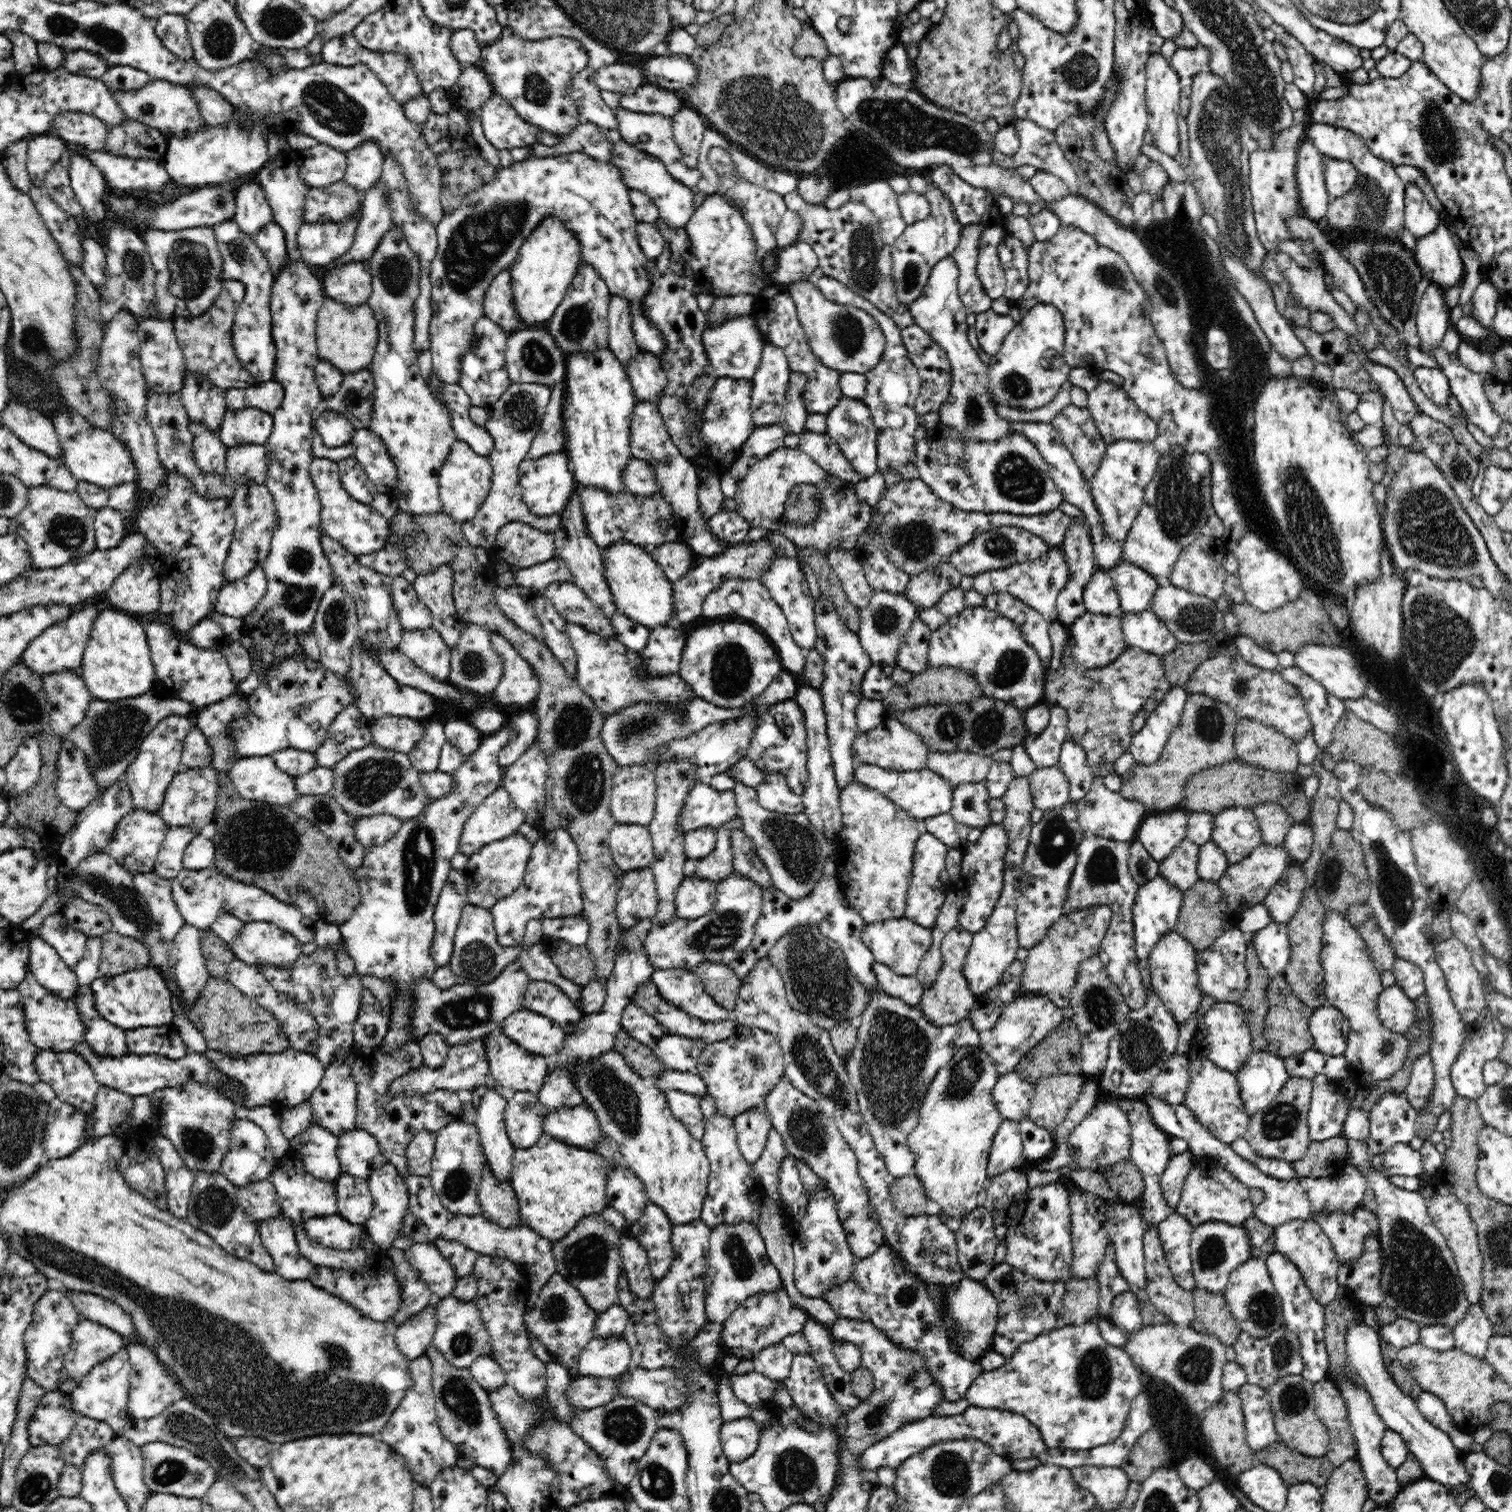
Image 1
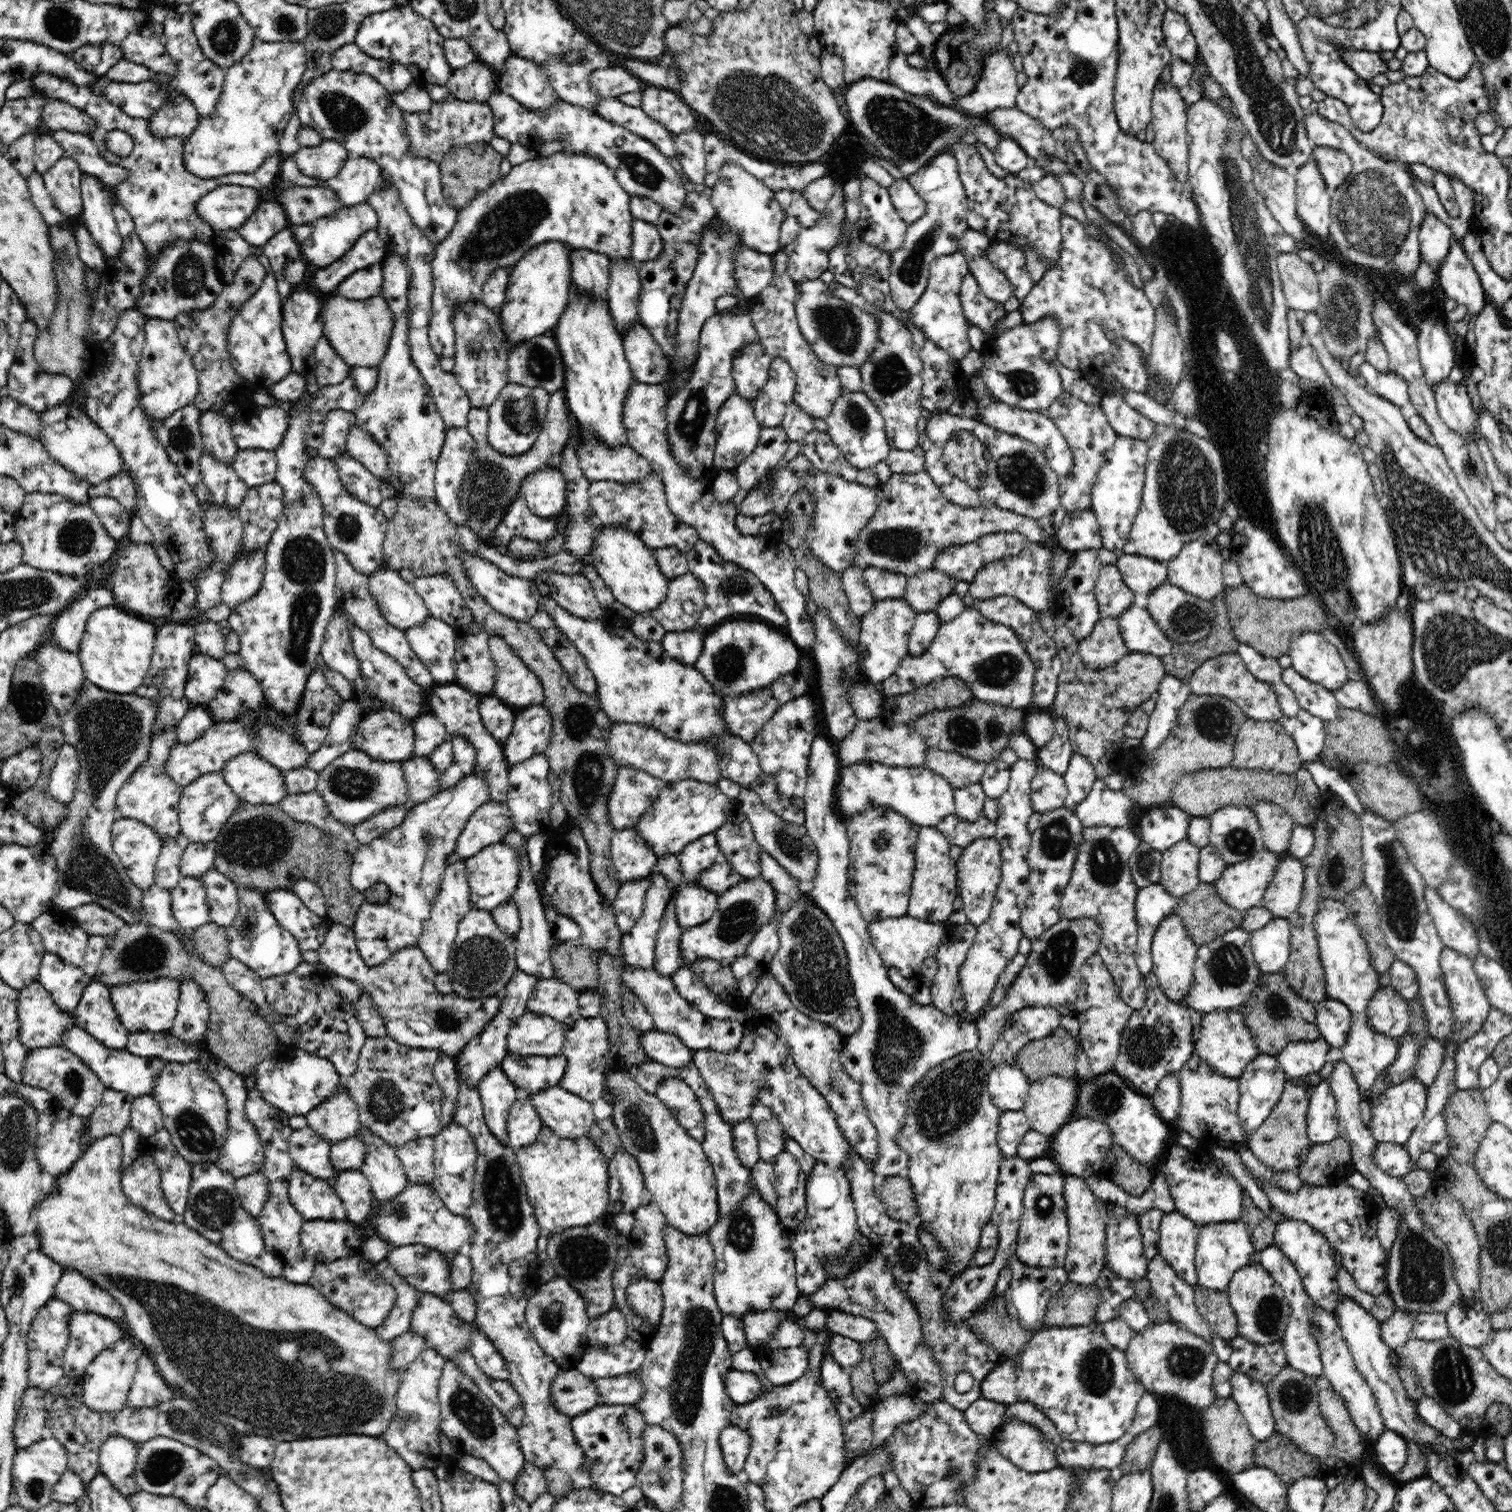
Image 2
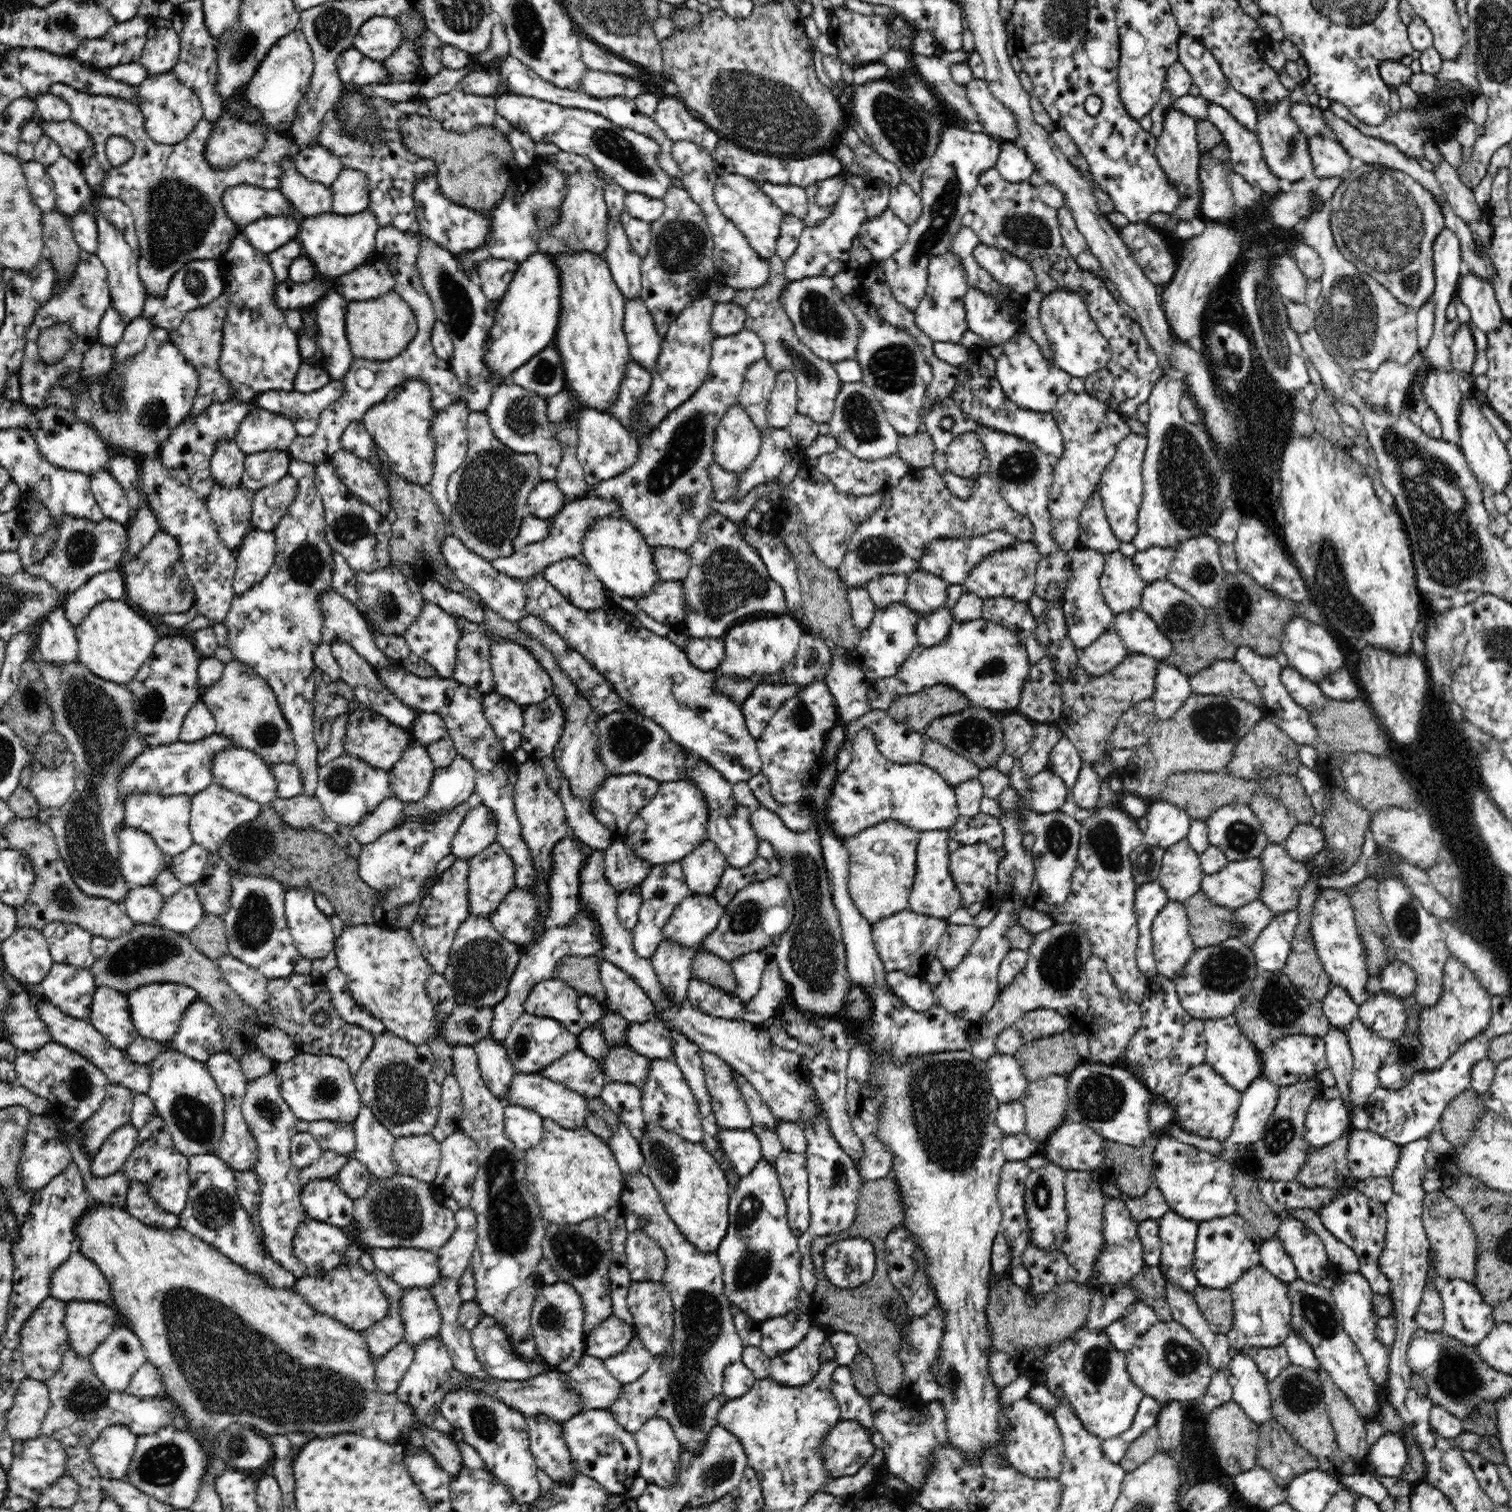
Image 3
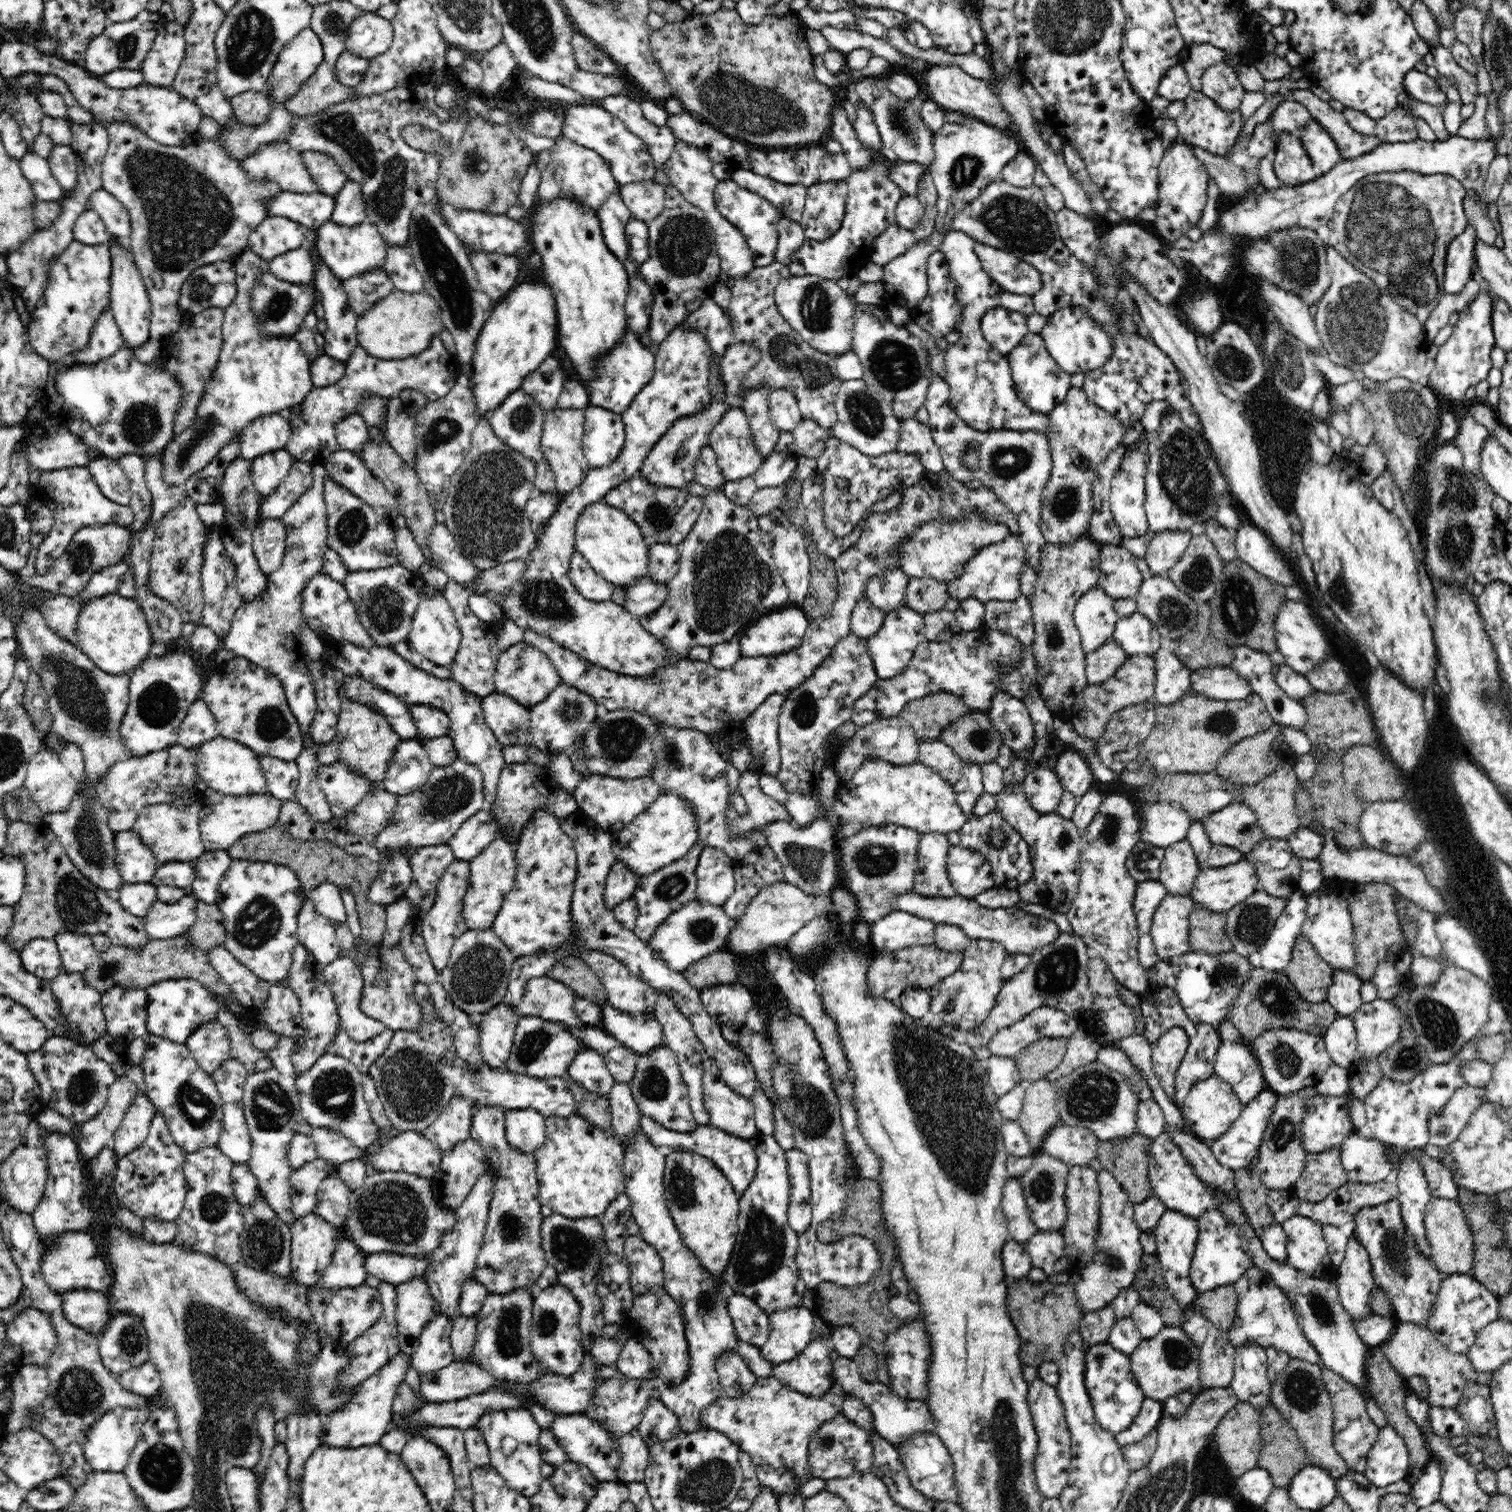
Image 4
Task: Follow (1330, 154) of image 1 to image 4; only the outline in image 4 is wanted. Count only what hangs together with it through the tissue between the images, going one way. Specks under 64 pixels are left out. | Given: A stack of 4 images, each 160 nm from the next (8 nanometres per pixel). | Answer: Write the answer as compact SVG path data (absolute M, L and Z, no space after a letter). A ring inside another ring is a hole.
M1282 101L1272 112L1273 128L1276 132L1285 130L1295 133L1302 130L1310 121L1314 120L1306 106L1292 101ZM1410 170L1368 174L1336 202L1332 218L1327 224L1327 244L1333 246L1347 261L1366 274L1380 291L1390 295L1424 324L1445 293L1443 283L1446 246L1468 227L1462 207L1466 192L1464 186L1451 175L1426 175Z

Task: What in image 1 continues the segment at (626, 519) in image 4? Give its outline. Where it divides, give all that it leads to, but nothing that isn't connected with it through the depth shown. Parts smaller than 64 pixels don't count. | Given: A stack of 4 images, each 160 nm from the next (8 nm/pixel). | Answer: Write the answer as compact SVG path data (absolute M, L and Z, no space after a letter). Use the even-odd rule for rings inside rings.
M619 540L604 548L603 555L604 574L618 612L650 631L674 625L676 616L673 582L650 557L646 548L627 540Z

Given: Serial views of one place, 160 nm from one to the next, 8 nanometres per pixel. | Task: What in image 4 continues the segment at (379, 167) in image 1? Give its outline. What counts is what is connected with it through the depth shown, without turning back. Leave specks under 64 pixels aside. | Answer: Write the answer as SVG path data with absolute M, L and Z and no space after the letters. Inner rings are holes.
M348 181L333 195L335 206L331 220L338 225L356 226L366 220L367 211L362 188L354 181Z

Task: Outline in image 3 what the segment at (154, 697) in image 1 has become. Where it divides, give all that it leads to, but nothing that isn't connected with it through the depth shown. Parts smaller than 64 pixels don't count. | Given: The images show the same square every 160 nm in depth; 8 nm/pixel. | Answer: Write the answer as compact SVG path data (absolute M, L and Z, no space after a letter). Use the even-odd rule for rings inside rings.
M41 662L40 669L47 687L48 705L53 712L53 729L65 738L68 748L74 754L76 766L76 782L72 796L66 804L55 810L55 815L46 823L53 832L60 857L76 888L85 896L104 898L123 907L131 885L123 877L119 865L117 830L123 824L123 808L119 800L119 775L144 753L146 745L137 731L139 719L134 707L134 694L124 685L98 678L79 662L68 664L66 669Z

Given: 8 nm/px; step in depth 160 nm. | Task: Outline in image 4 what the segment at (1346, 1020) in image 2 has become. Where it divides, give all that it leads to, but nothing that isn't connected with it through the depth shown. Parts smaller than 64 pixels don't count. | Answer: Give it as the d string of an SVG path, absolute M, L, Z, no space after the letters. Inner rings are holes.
M1333 970L1333 981L1329 986L1326 1001L1334 1007L1340 1017L1352 1017L1360 1008L1360 986L1363 980L1348 971Z

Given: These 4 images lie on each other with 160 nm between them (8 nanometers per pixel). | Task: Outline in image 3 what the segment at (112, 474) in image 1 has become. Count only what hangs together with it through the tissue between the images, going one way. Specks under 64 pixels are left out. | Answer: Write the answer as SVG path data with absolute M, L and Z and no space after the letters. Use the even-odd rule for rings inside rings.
M46 406L35 412L31 427L28 429L36 439L40 452L54 466L66 470L76 470L92 477L100 471L108 471L110 450L107 442L97 430L80 421L74 409L68 410L58 406Z

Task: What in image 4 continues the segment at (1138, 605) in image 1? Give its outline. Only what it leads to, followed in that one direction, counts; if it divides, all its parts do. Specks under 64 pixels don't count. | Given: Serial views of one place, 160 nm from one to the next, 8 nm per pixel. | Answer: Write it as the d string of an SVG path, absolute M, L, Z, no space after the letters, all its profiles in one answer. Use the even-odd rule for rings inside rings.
M1164 531L1158 533L1143 549L1150 575L1166 576L1178 558L1184 554L1184 550L1190 544L1192 538L1190 531Z

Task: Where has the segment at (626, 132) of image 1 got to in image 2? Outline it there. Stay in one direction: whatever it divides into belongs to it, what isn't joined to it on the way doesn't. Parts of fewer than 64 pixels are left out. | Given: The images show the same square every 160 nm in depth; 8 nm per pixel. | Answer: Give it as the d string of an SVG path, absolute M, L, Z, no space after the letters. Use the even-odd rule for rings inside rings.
M617 97L600 99L595 112L608 122L614 122L655 144L668 159L676 153L675 135L648 116L640 107L628 106Z

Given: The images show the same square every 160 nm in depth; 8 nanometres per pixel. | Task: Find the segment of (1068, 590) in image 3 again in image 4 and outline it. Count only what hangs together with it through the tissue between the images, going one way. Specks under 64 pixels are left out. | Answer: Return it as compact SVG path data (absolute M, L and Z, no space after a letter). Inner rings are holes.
M1098 584L1078 598L1072 613L1085 654L1113 640L1115 624L1120 620L1119 612L1115 608L1115 600Z

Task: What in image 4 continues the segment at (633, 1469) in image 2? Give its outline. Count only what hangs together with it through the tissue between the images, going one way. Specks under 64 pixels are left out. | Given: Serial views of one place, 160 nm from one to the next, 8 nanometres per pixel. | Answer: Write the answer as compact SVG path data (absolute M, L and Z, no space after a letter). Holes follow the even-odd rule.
M585 1412L558 1415L554 1419L551 1429L570 1461L588 1467L588 1471L600 1482L625 1483L617 1473L617 1468L622 1460L619 1439L611 1436L603 1422L590 1418Z

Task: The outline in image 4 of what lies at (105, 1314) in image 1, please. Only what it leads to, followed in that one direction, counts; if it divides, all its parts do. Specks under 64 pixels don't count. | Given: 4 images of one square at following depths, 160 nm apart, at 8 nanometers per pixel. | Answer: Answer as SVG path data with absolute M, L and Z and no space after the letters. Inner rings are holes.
M68 1232L58 1238L56 1250L47 1250L41 1257L41 1275L50 1290L62 1296L73 1290L94 1290L106 1293L112 1282L112 1272L88 1232Z

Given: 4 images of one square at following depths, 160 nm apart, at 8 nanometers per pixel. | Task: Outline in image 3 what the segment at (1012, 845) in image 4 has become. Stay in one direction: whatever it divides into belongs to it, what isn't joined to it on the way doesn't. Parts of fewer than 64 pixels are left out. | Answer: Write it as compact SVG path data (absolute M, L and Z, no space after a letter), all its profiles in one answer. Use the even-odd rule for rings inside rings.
M982 811L971 817L959 815L951 828L948 828L947 833L951 839L958 841L961 845L968 846L985 842L997 852L1001 859L1006 854L1000 821L995 816Z

